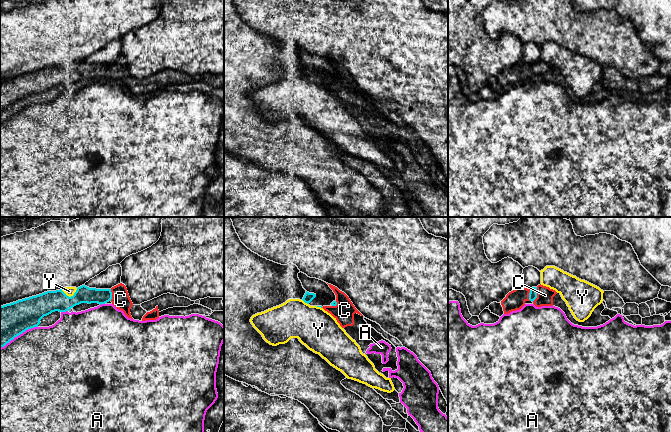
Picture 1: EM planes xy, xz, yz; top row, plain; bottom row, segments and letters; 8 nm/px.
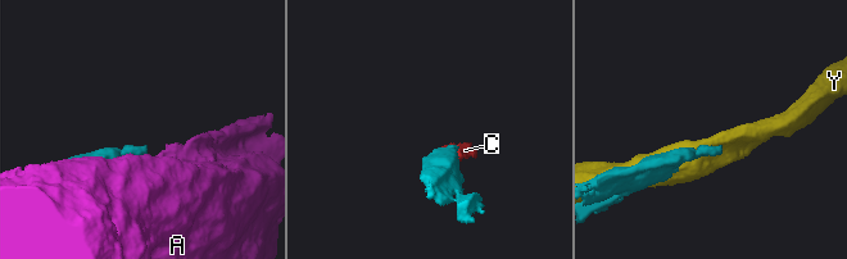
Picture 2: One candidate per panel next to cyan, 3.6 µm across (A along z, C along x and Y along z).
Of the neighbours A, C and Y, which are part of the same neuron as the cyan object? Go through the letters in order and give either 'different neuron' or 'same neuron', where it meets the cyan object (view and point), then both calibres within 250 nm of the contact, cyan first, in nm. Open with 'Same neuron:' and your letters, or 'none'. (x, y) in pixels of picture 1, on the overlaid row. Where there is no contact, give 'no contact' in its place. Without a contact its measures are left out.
Same neuron: C
A: different neuron; meets cyan in xy at (18, 335); 300 nm thick on the cyan side, 500 nm on the other
C: same neuron; meets cyan in yz at (536, 294); 60 nm thick on the cyan side, 130 nm on the other
Y: different neuron; meets cyan in xy at (71, 296); 180 nm thick on the cyan side, 80 nm on the other

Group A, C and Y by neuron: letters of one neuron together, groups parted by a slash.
A / C / Y

